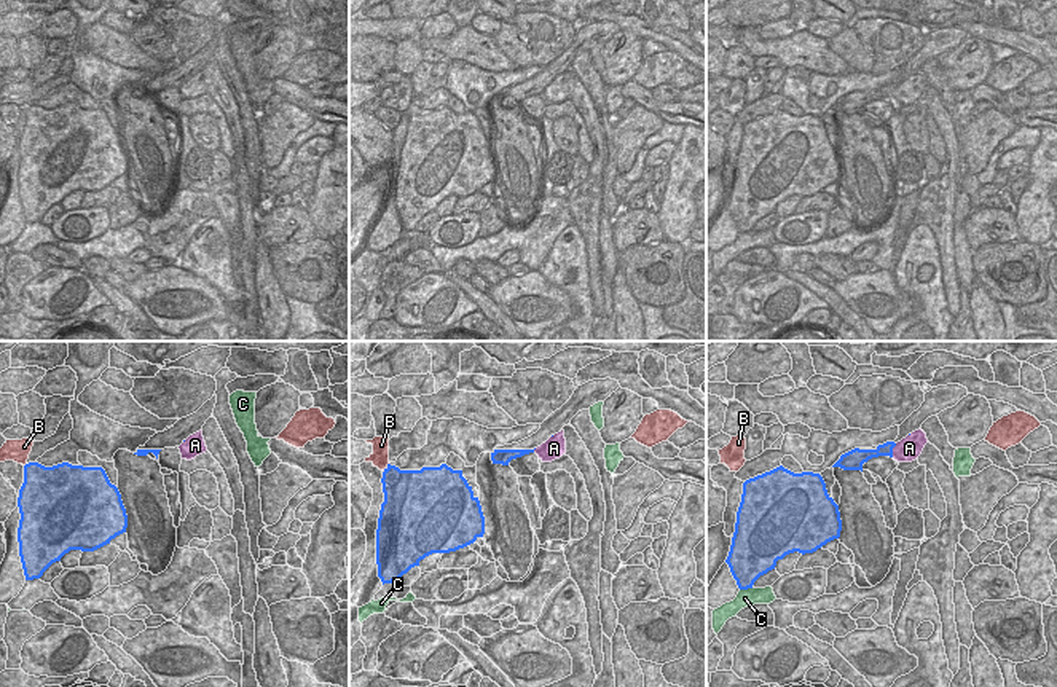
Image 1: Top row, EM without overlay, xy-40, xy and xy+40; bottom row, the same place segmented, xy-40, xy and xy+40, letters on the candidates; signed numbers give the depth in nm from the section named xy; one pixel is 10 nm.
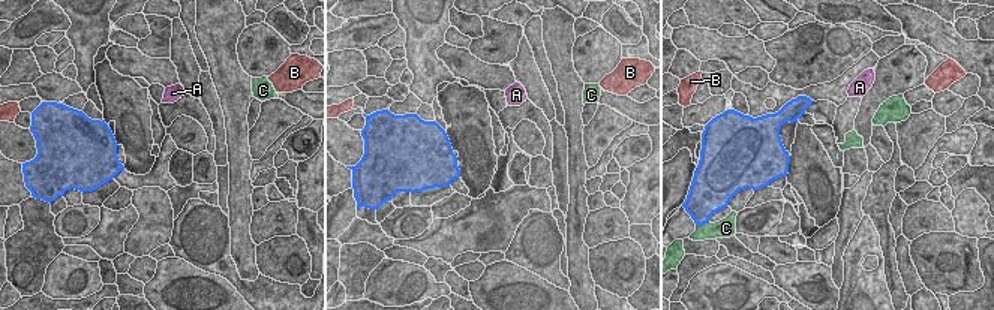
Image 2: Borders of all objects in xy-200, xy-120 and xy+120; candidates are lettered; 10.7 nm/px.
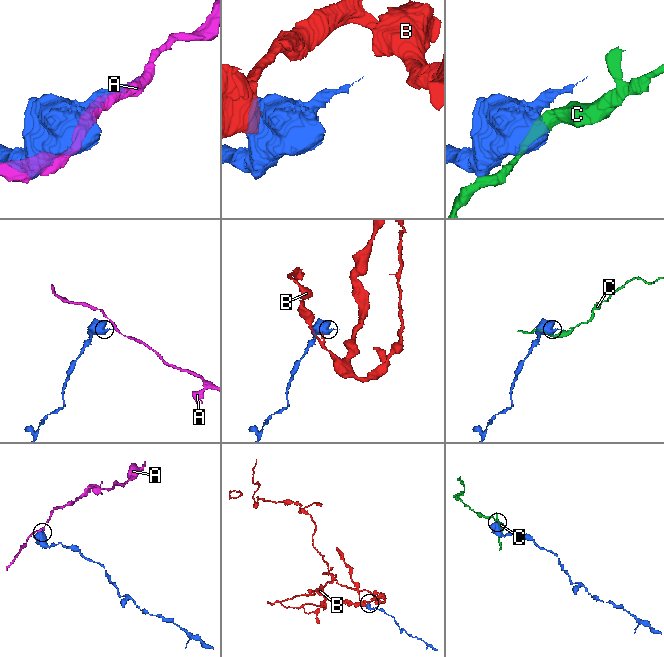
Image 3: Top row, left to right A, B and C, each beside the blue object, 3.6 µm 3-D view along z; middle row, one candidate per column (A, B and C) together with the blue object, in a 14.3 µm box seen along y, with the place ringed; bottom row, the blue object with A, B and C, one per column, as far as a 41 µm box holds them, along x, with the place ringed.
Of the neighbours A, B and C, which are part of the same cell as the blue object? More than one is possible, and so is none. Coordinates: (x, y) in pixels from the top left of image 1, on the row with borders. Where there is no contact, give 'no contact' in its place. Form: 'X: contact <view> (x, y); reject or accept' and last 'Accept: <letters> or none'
A: contact xy+40 (891, 450); reject
B: contact xy (388, 467); reject
C: contact xy+40 (745, 588); reject
Accept: none

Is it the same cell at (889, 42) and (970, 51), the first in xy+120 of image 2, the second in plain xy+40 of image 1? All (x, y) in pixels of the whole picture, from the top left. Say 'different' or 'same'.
different

